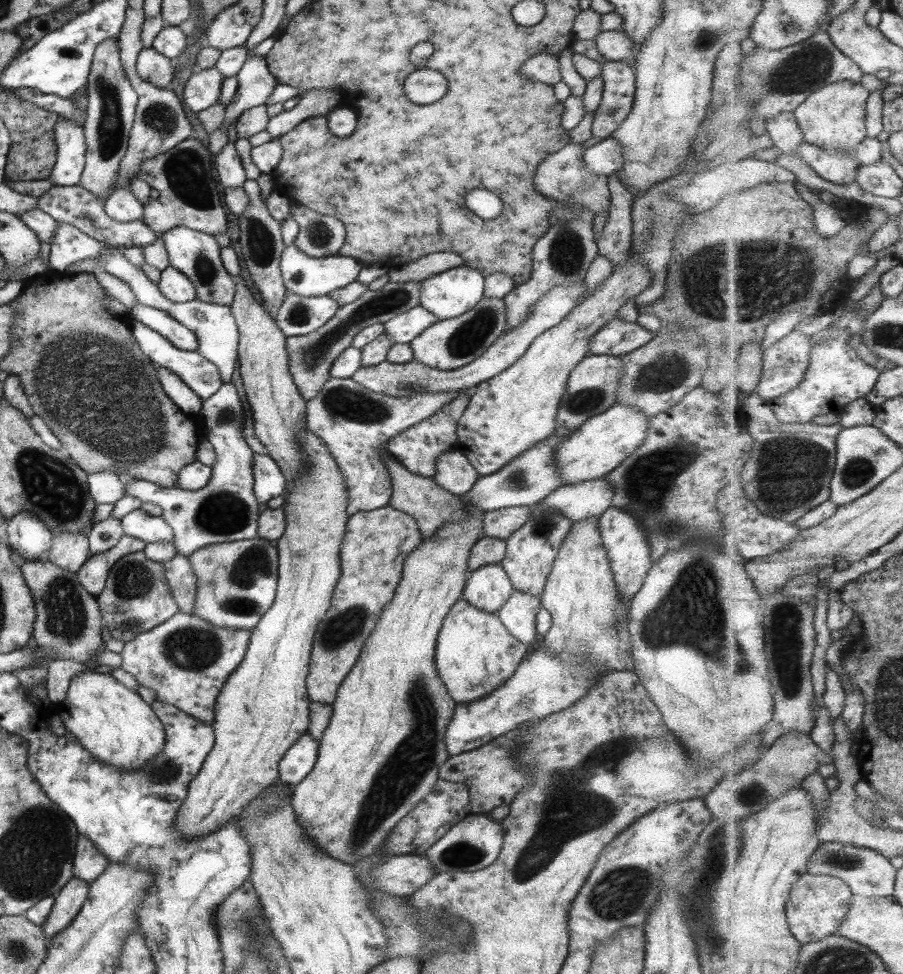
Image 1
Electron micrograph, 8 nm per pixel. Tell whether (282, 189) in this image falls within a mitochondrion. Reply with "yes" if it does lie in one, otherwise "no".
no

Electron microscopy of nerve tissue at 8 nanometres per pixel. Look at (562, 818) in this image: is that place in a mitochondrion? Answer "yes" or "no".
yes

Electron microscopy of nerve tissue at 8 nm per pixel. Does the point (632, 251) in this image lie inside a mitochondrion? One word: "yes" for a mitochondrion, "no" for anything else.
no

